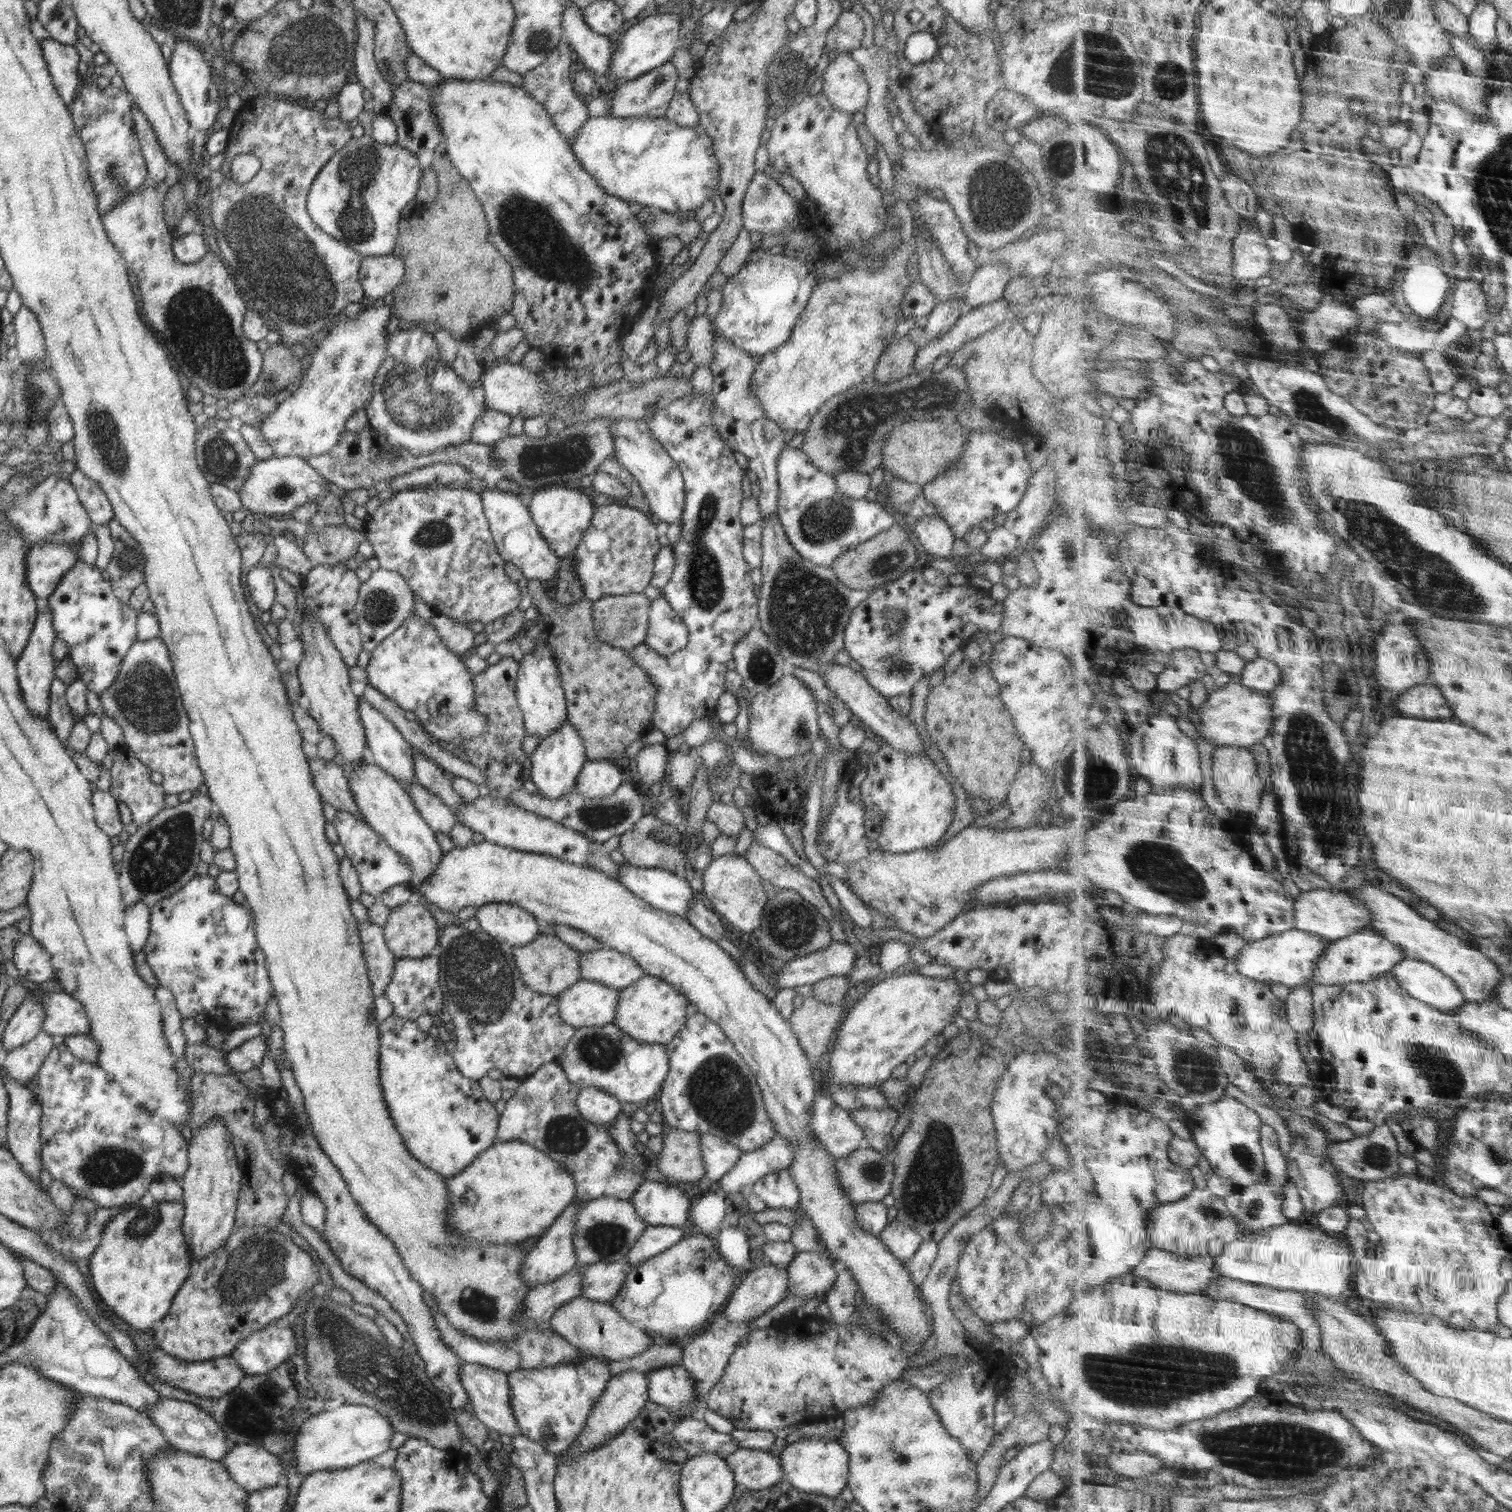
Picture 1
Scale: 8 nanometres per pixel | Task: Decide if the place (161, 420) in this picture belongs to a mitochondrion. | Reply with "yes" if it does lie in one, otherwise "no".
no

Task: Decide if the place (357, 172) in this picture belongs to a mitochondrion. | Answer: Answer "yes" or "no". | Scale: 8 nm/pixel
yes

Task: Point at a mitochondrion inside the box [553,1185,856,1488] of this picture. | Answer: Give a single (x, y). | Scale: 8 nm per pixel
(605, 1239)

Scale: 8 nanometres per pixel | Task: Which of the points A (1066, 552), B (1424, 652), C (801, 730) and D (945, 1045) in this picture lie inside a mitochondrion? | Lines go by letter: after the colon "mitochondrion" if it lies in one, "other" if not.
A: mitochondrion
B: other
C: mitochondrion
D: other

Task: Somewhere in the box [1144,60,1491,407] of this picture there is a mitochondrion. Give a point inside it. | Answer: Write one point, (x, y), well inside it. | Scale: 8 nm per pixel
(1168, 84)

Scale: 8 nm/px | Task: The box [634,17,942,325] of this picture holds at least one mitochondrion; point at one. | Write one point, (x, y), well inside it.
(786, 73)

